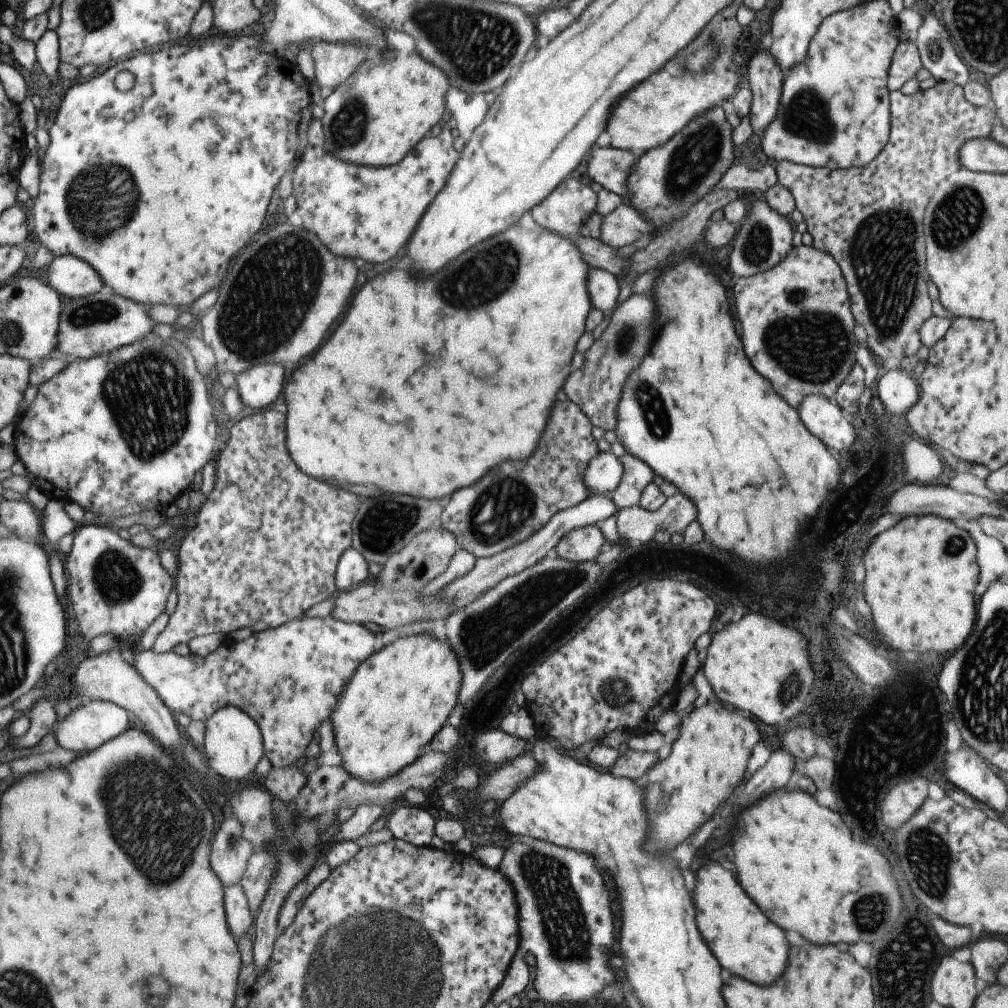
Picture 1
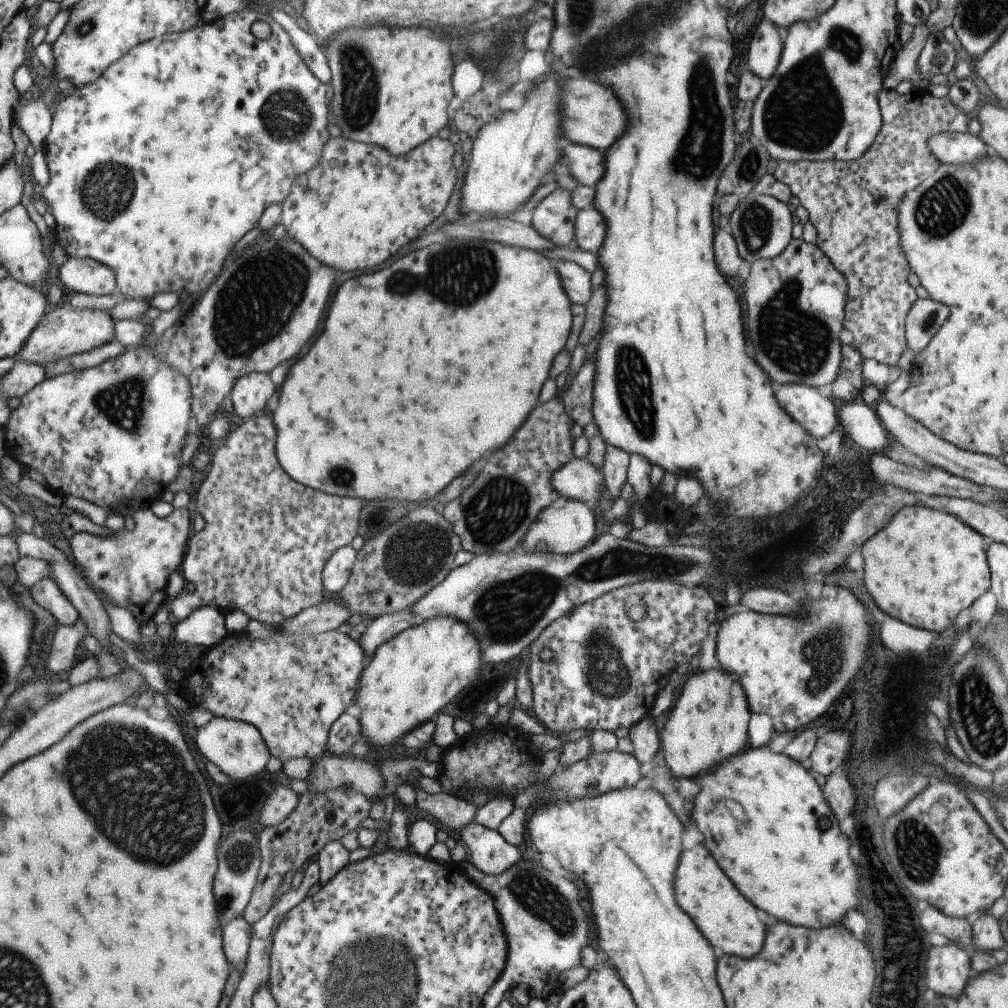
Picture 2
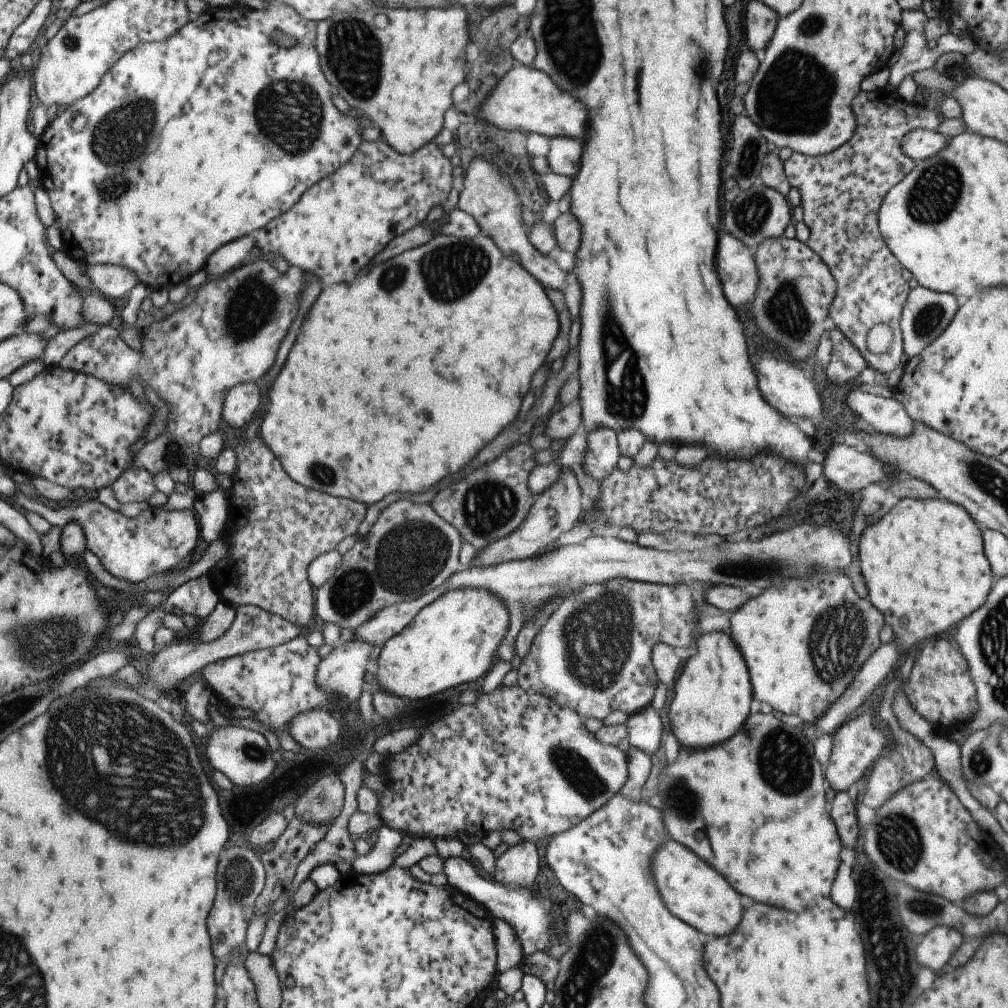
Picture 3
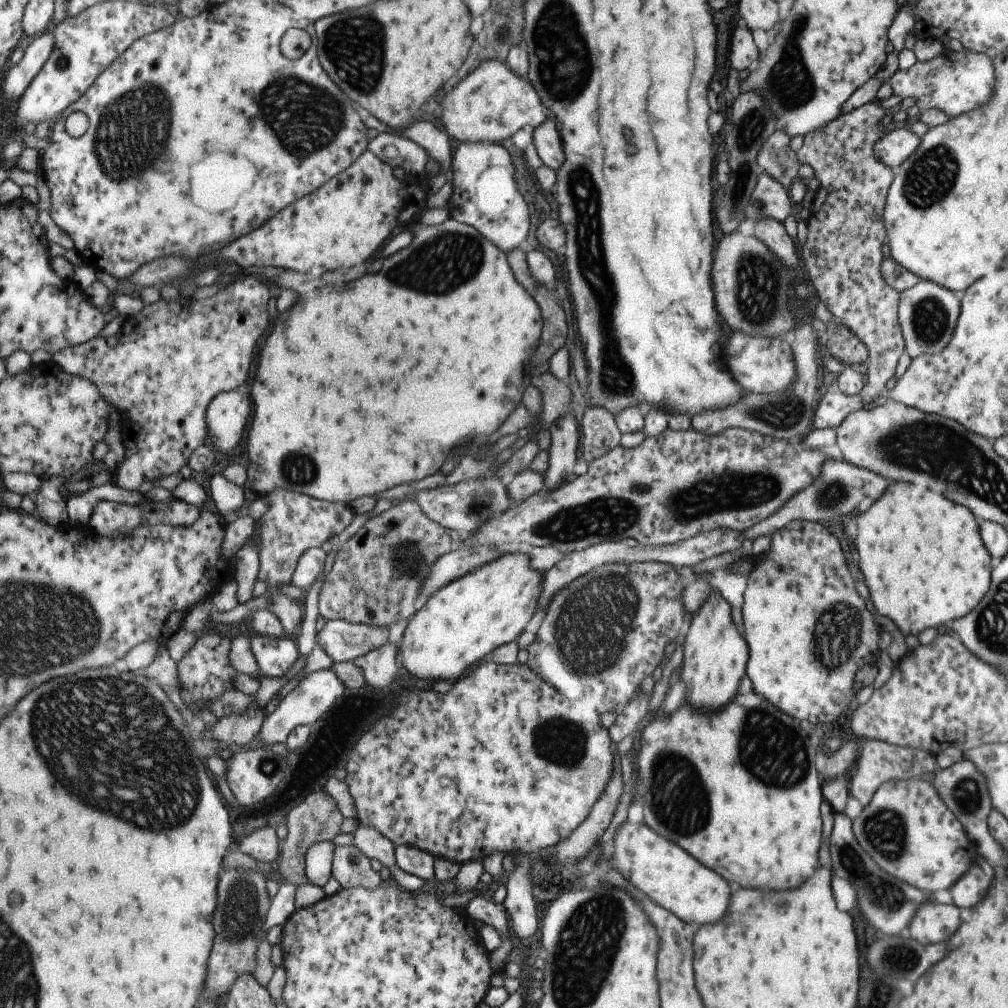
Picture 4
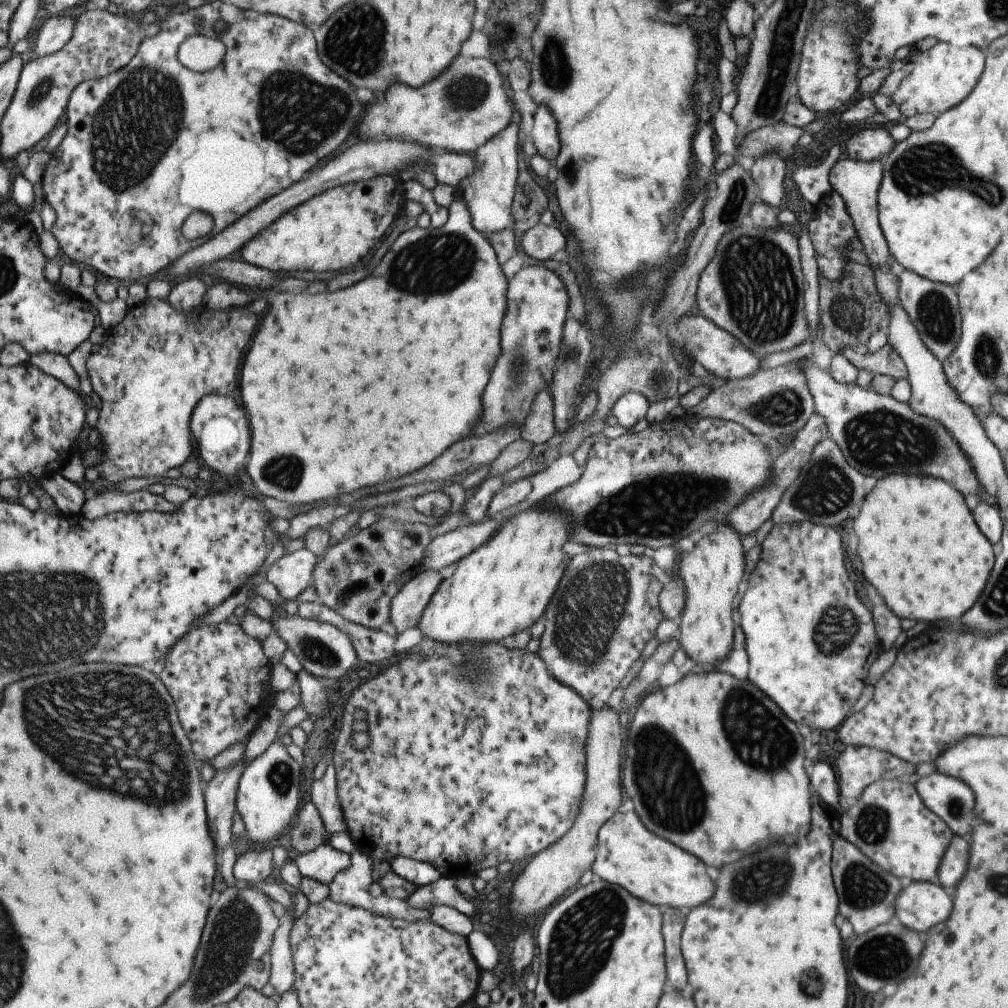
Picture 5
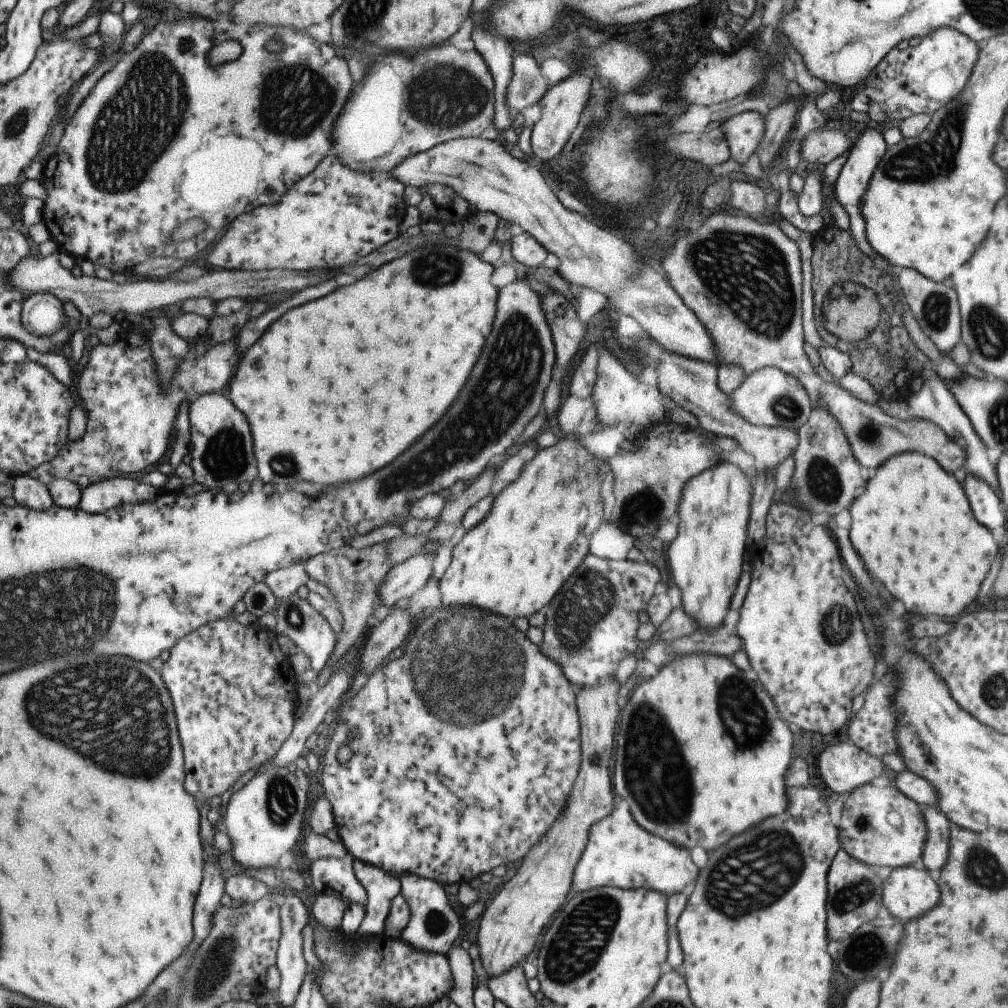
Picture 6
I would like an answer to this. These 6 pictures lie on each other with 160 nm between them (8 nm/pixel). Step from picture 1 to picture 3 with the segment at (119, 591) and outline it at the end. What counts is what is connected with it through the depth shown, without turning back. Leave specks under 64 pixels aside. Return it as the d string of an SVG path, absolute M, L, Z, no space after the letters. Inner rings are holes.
M28 496L24 501L24 508L42 516L48 523L54 522L61 528L67 522L77 520L81 524L81 530L83 530L85 550L94 554L101 567L105 572L109 572L113 578L127 580L127 582L131 583L138 583L148 577L155 577L157 574L173 570L173 567L177 566L193 550L195 544L197 544L197 534L199 534L199 524L197 524L195 512L185 508L167 512L167 510L162 510L161 507L149 507L145 508L143 512L139 512L139 515L135 516L135 518L125 518L119 511L109 510L107 506L103 506L96 500L85 500L85 502L81 502L81 504L73 506L73 508L65 506L54 510L47 505L41 504L37 498L31 496Z

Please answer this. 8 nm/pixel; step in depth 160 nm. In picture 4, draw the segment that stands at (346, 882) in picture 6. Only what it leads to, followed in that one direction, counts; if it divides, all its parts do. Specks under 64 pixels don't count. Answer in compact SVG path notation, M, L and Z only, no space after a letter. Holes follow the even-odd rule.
M321 841L313 844L304 854L304 875L312 885L322 887L332 871L334 844Z

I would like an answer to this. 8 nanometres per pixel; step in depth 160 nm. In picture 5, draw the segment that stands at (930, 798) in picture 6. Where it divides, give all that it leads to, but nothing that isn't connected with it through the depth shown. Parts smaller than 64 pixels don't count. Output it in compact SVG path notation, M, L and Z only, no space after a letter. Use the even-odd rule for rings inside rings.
M934 772L928 776L920 777L913 786L920 801L935 816L938 816L953 834L961 837L965 835L964 838L967 839L970 831L970 820L975 817L972 811L974 796L972 790L966 784L963 784L963 781Z

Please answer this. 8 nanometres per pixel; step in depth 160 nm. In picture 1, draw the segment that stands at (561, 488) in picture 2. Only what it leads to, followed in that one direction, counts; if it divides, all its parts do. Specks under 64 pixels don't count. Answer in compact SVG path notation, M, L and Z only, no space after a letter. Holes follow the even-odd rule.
M599 451L591 457L582 472L582 483L589 496L611 492L622 475L622 466L617 456L607 451Z

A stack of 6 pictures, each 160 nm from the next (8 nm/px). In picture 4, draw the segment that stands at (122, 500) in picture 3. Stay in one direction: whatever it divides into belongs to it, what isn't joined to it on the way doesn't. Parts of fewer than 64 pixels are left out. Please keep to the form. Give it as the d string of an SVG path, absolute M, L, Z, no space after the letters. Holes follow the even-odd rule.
M248 277L220 288L212 297L192 300L193 310L191 304L187 304L181 312L167 312L161 316L157 301L143 305L135 316L123 319L117 344L113 348L107 346L105 339L95 336L83 344L51 355L50 362L55 363L59 370L87 379L110 410L127 416L127 428L121 430L123 461L114 467L112 473L112 482L116 487L135 491L143 482L173 474L186 464L191 452L206 437L204 414L211 398L217 393L247 386L247 374L257 344L255 340L261 340L263 336L263 332L253 332L253 320L259 324L261 316L261 324L269 324L265 312L267 302L269 290L265 280L259 282Z

